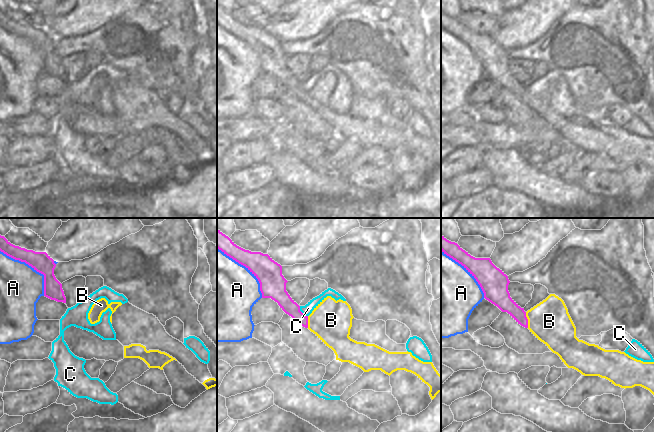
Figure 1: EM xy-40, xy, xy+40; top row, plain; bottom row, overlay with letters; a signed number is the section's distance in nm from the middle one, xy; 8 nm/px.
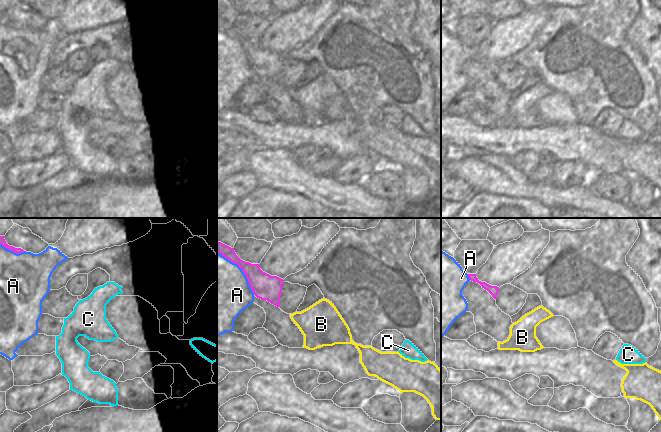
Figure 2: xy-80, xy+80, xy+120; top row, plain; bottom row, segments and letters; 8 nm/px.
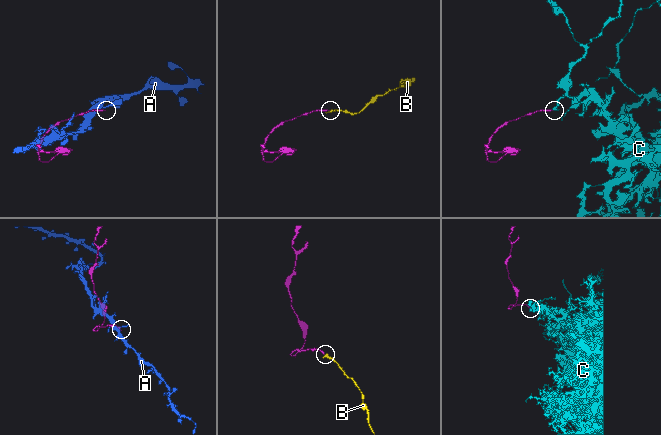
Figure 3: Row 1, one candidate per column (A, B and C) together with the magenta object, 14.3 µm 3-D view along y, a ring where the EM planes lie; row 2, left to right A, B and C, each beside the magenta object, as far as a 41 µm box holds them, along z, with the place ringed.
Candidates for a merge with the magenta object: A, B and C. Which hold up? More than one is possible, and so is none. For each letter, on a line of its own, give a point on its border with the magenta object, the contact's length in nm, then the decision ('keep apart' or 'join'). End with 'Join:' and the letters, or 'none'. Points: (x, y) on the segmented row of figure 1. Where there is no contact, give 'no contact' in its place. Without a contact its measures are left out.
A: meets magenta in xy-40 at (32, 267); contact 500 nm long; keep apart
B: meets magenta in xy+40 at (527, 320); contact 130 nm long; join
C: meets magenta in xy at (301, 312); contact 110 nm long; keep apart
Join: B

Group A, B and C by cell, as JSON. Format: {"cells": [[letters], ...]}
{"cells": [["A"], ["B"], ["C"]]}

